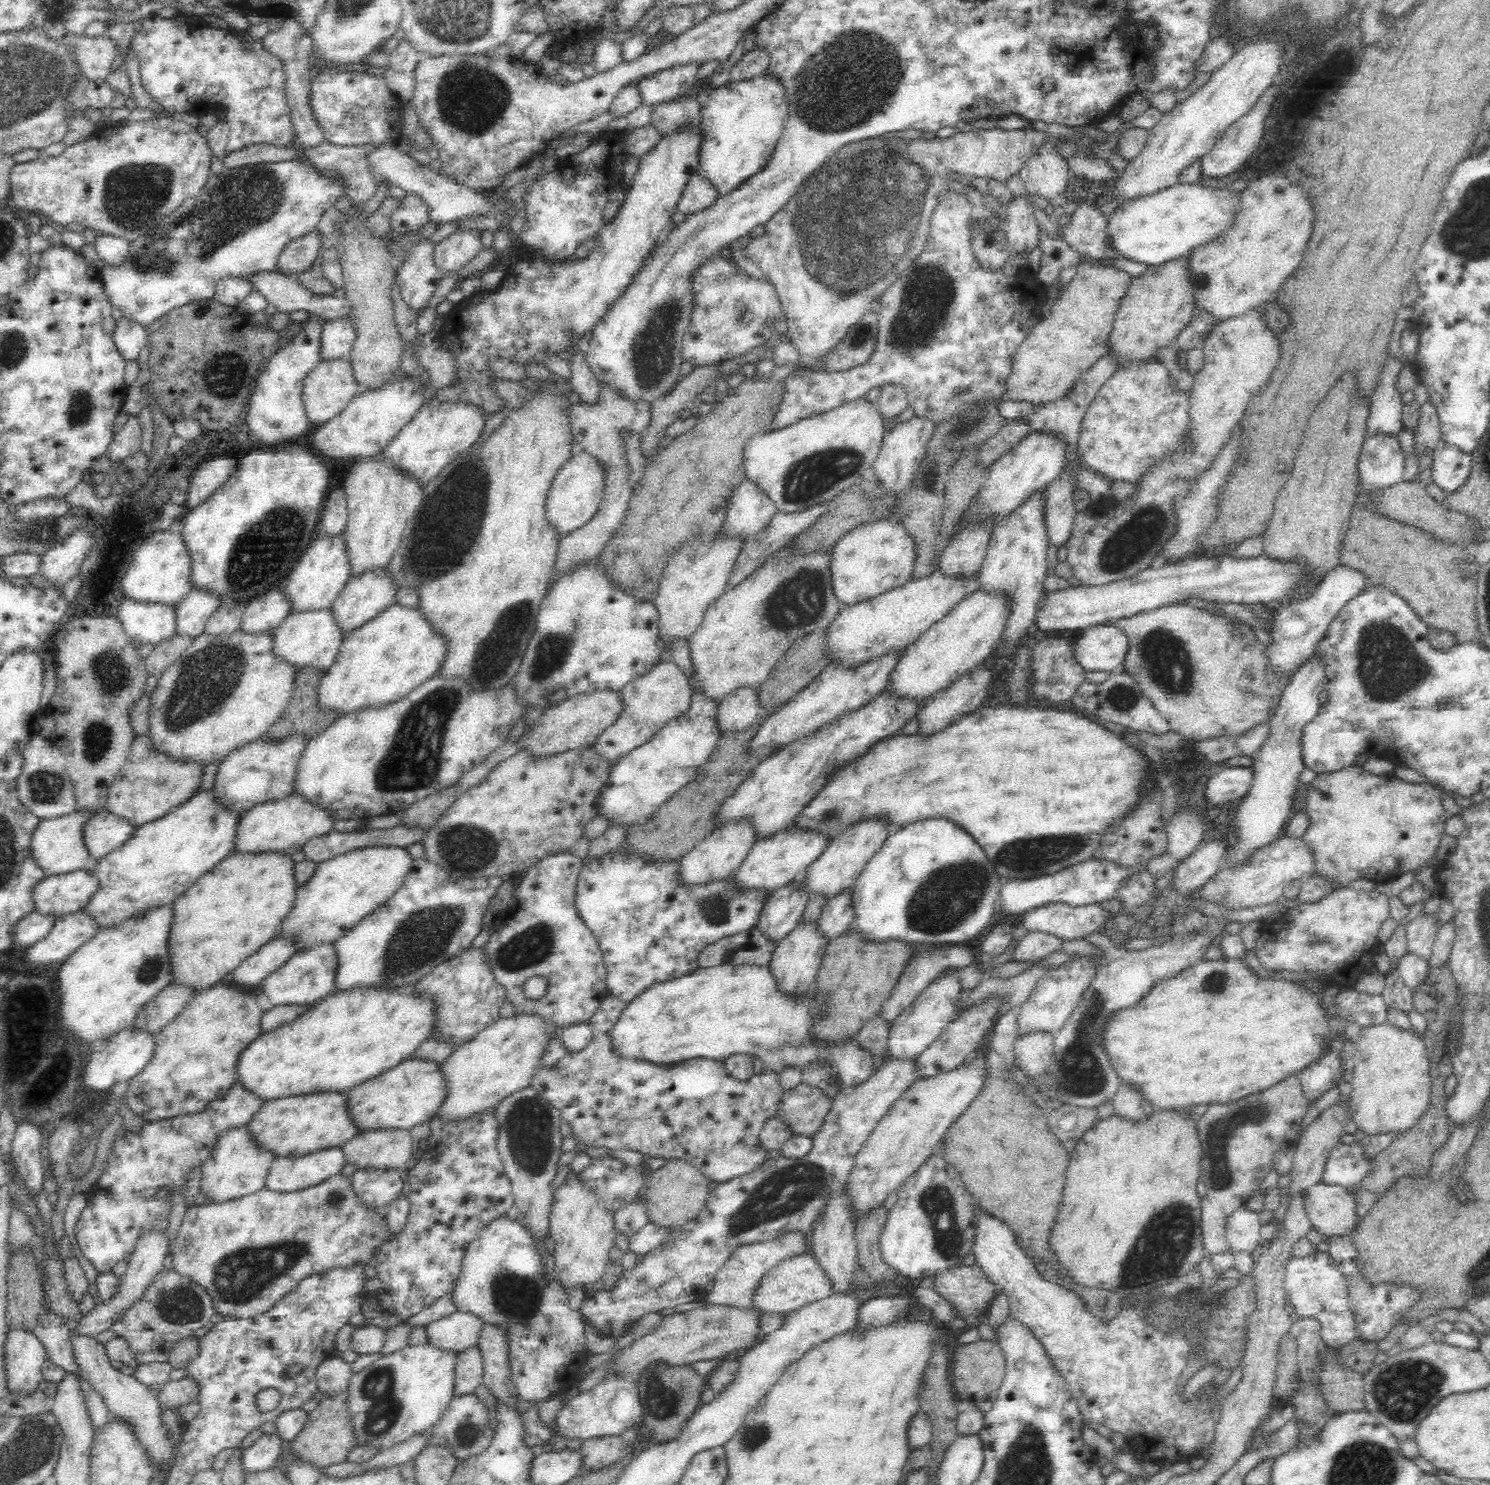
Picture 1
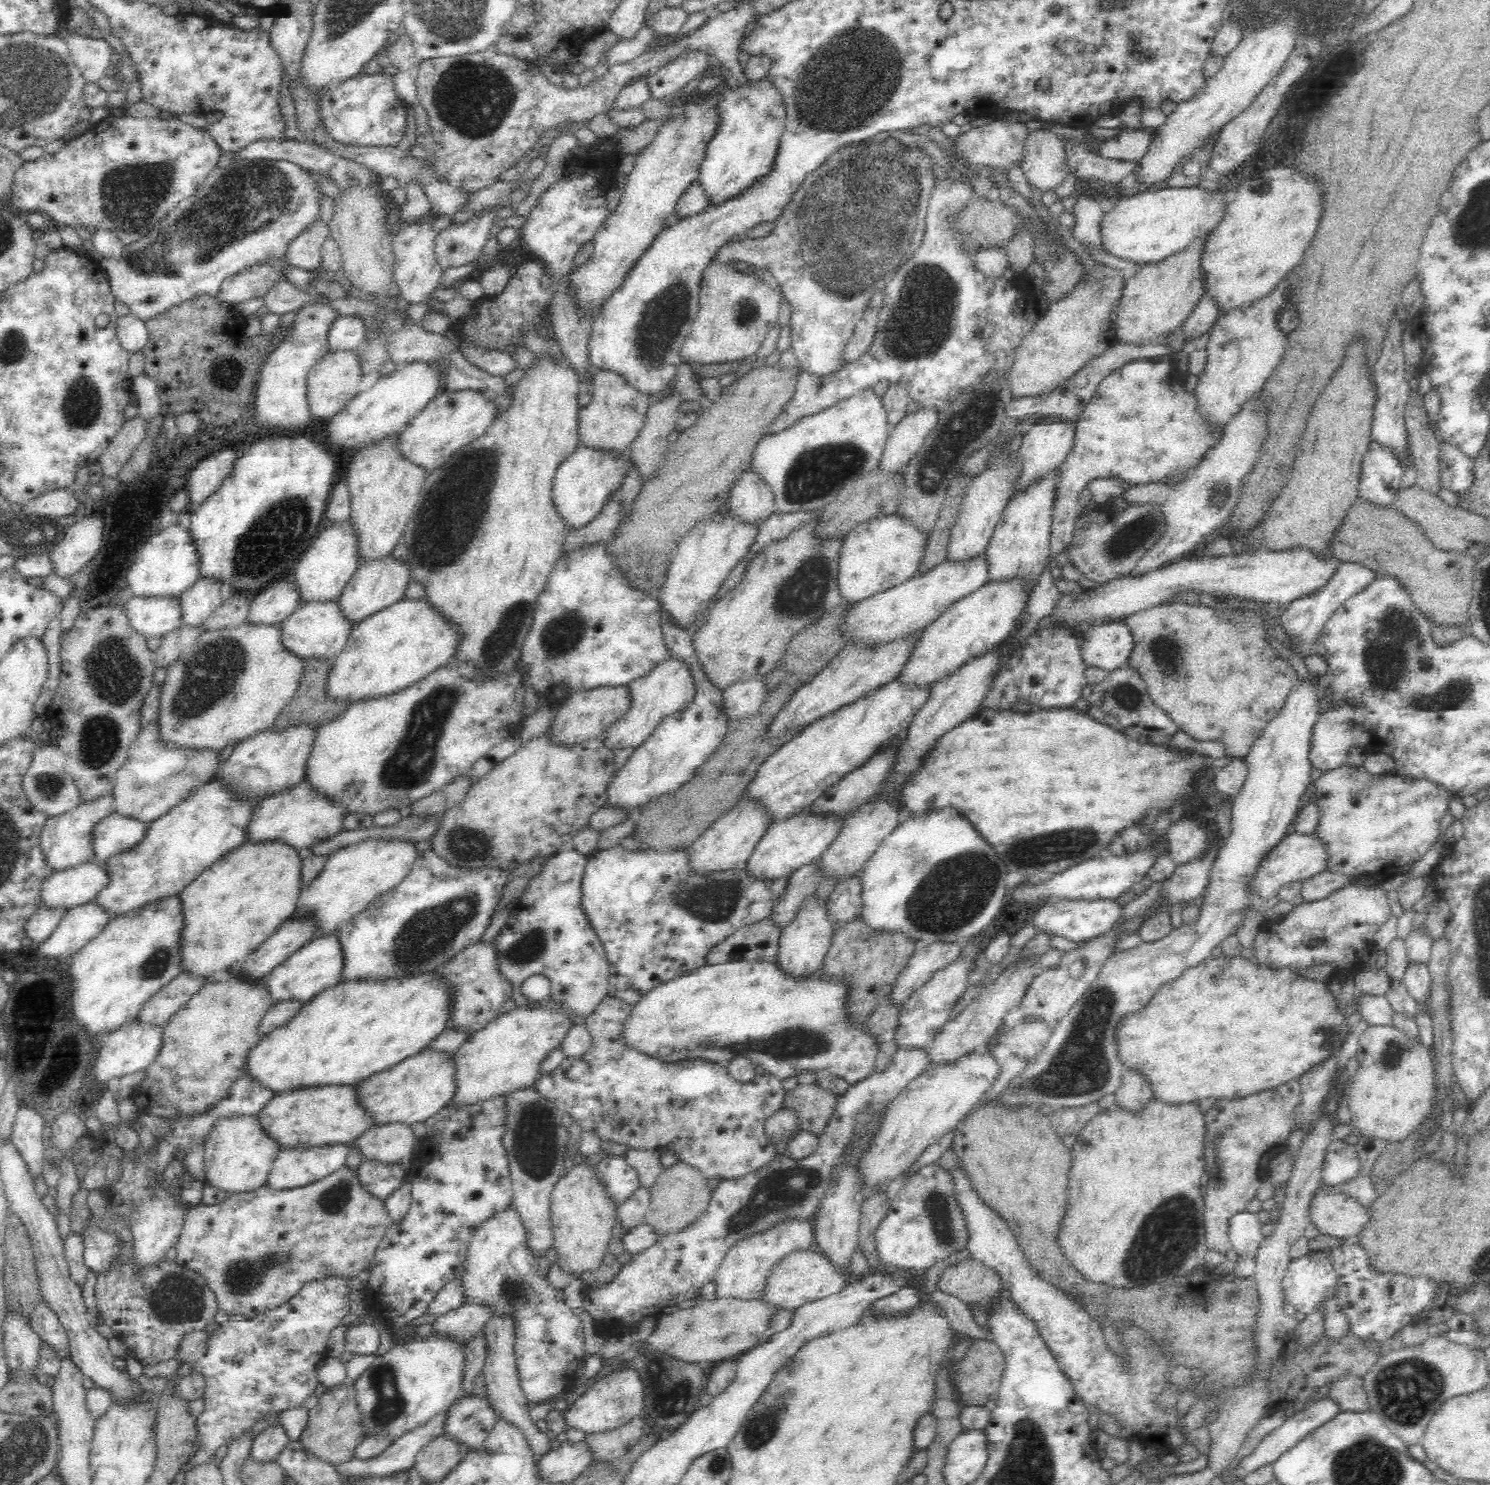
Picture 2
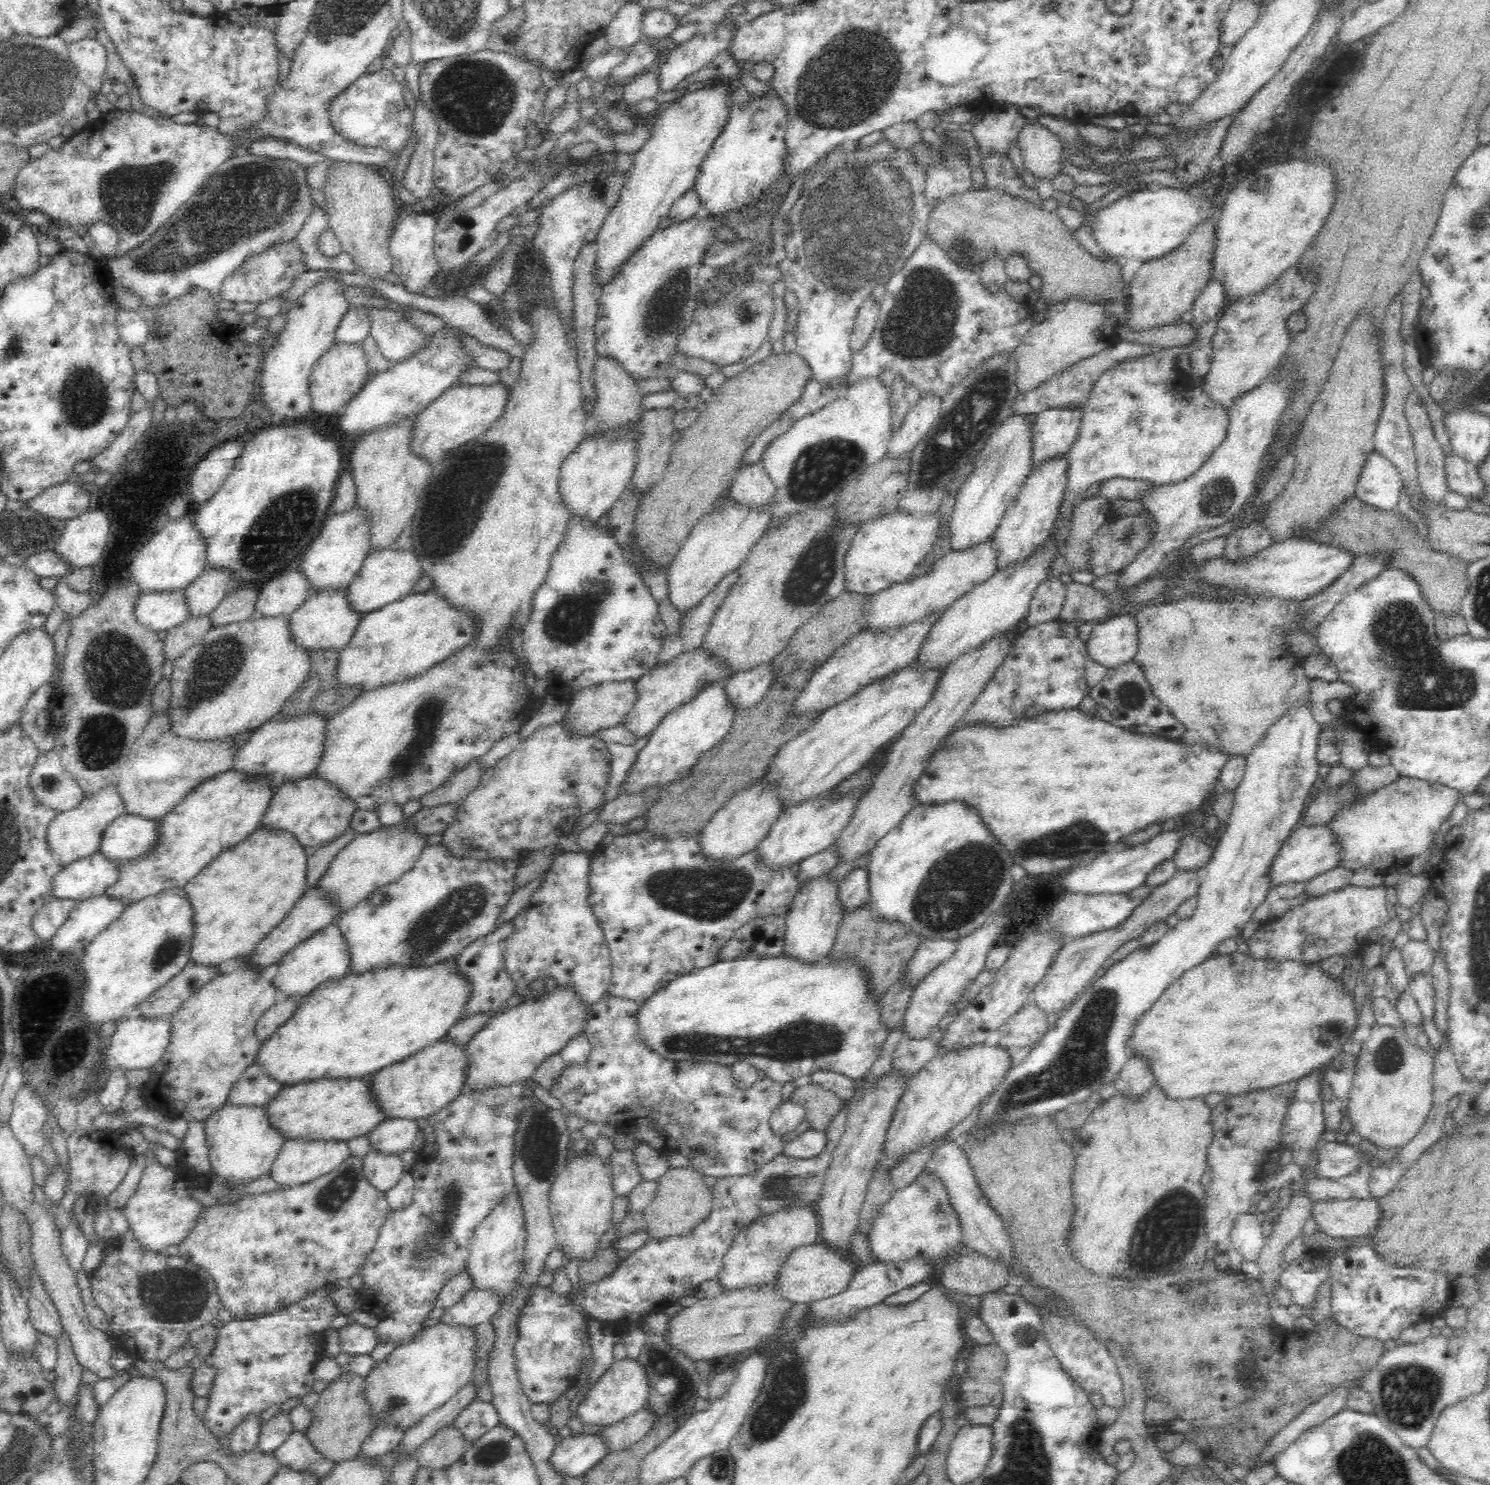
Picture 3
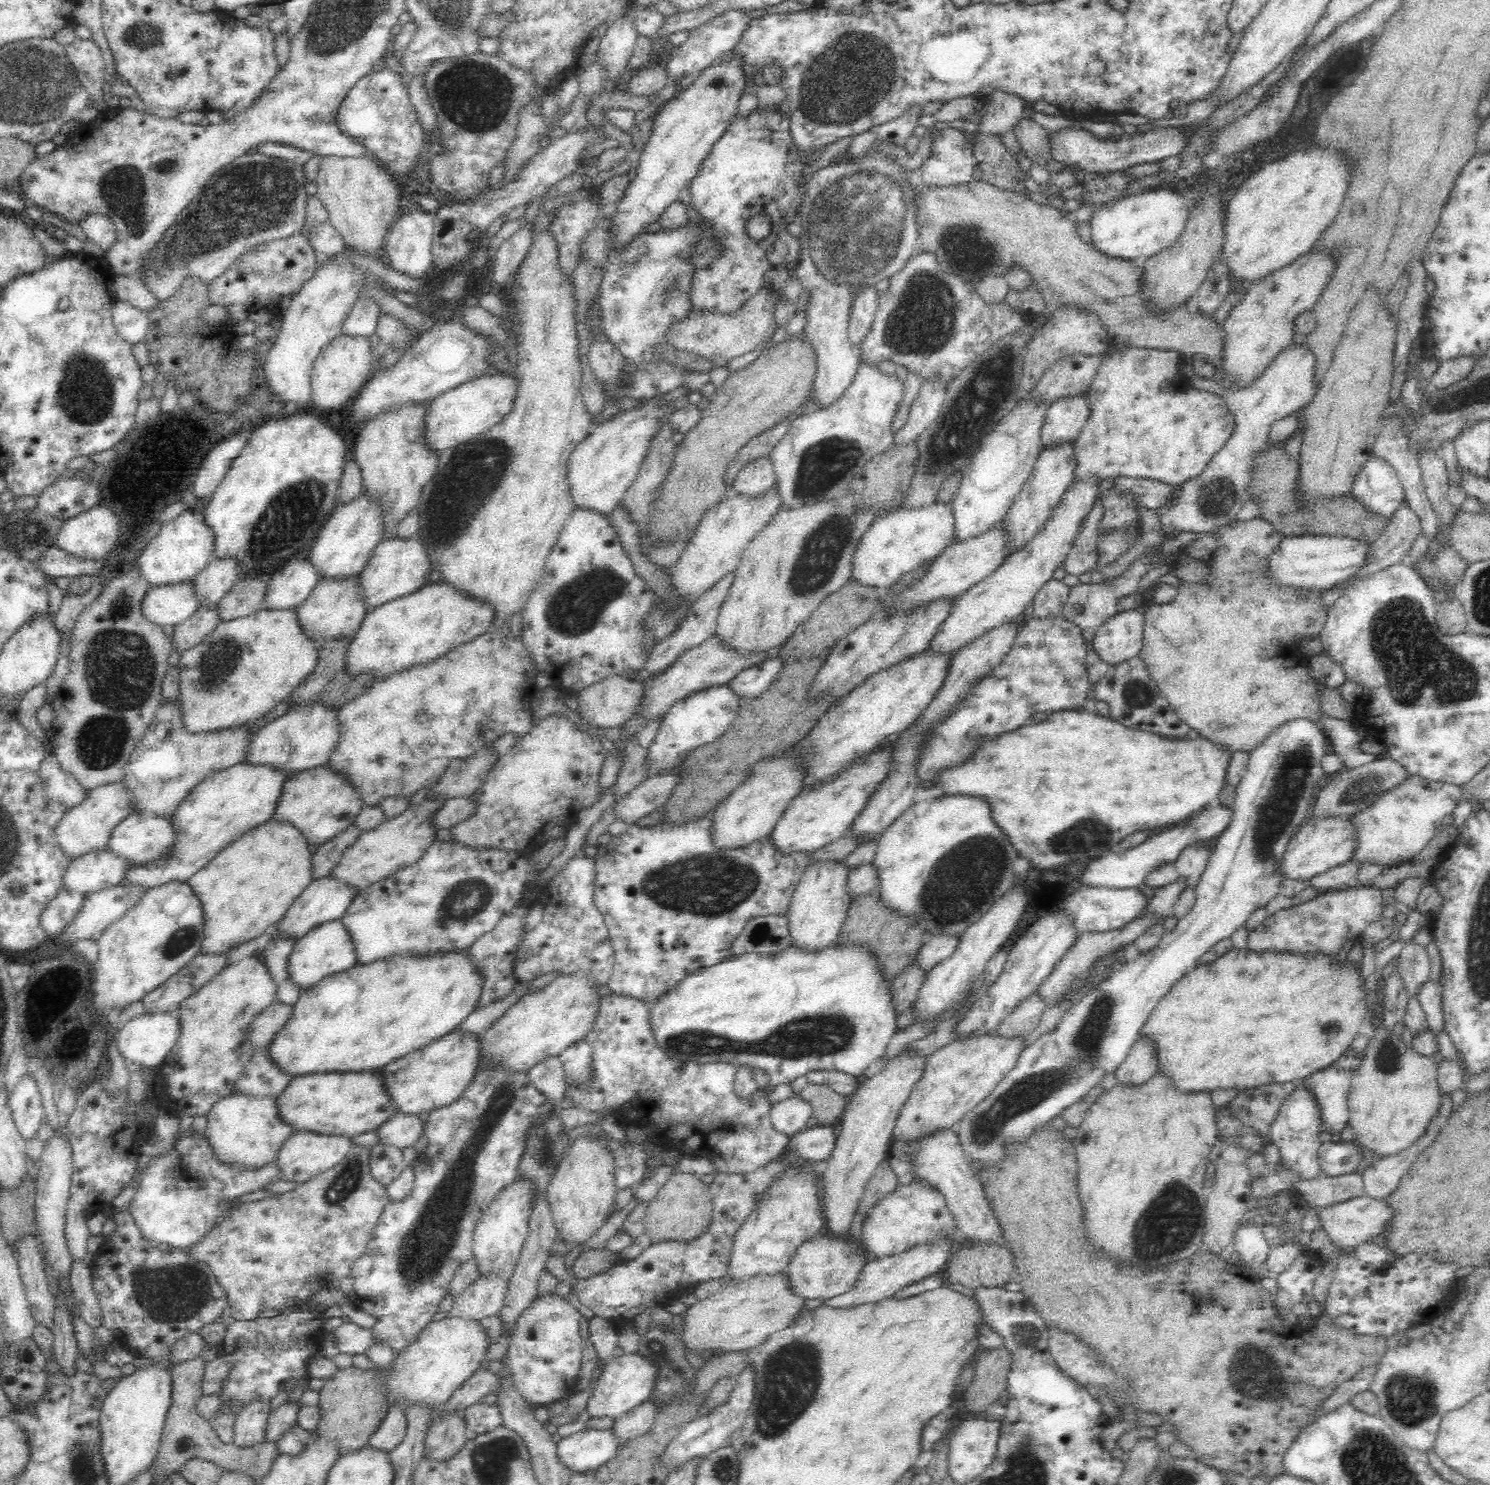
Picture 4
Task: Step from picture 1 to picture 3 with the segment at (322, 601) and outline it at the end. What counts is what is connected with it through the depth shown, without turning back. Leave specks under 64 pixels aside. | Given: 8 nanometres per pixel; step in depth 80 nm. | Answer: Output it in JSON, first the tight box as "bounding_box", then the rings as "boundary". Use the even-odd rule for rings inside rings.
{"bounding_box":[300,505,372,590],"boundary":[[[361,505],[340,512],[330,512],[322,523],[316,538],[303,556],[300,567],[312,581],[313,590],[326,587],[348,587],[352,579],[360,572],[364,560],[370,554],[370,528],[372,515]]]}

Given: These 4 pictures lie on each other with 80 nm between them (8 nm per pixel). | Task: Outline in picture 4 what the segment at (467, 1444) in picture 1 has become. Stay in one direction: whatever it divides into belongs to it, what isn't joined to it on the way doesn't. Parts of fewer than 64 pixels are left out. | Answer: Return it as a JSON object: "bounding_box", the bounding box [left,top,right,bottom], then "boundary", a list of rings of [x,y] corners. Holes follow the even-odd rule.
{"bounding_box":[464,1402,504,1439],"boundary":[[[476,1402],[465,1408],[464,1417],[467,1421],[467,1439],[486,1432],[493,1432],[504,1425],[498,1405]]]}

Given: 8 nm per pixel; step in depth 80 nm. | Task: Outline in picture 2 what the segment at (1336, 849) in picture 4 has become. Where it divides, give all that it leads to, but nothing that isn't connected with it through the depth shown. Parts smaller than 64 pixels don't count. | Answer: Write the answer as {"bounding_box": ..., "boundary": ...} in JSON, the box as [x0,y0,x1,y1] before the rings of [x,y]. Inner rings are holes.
{"bounding_box":[1253,832,1330,900],"boundary":[[[1289,832],[1289,834],[1274,848],[1270,855],[1262,860],[1261,870],[1253,881],[1253,889],[1258,893],[1259,900],[1269,900],[1278,894],[1284,886],[1300,885],[1302,882],[1327,871],[1330,862],[1330,848],[1325,840],[1317,834]]]}

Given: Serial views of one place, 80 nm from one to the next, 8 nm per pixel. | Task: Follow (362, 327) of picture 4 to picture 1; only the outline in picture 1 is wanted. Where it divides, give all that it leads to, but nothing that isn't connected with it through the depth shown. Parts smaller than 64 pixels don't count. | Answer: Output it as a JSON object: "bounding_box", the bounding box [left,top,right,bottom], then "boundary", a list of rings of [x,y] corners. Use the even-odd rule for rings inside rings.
{"bounding_box":[322,317,358,359],"boundary":[[[352,317],[326,321],[322,332],[322,359],[349,358],[358,339],[358,328]]]}

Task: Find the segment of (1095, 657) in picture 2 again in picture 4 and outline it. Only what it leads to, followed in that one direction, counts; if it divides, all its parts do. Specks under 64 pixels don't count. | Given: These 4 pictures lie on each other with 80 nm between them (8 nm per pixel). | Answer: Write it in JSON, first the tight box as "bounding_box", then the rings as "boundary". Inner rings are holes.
{"bounding_box":[1093,600,1146,665],"boundary":[[[1146,600],[1128,611],[1117,612],[1095,630],[1093,648],[1113,665],[1138,656],[1144,640]]]}

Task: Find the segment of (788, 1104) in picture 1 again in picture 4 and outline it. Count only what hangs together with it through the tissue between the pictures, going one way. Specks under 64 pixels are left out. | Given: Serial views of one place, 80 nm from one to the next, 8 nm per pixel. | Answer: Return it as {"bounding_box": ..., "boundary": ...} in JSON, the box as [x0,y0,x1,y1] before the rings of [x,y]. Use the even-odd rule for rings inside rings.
{"bounding_box":[798,1084,848,1125],"boundary":[[[808,1084],[798,1093],[802,1099],[812,1103],[814,1109],[812,1116],[818,1118],[818,1125],[833,1124],[840,1119],[847,1107],[848,1098],[828,1086]]]}

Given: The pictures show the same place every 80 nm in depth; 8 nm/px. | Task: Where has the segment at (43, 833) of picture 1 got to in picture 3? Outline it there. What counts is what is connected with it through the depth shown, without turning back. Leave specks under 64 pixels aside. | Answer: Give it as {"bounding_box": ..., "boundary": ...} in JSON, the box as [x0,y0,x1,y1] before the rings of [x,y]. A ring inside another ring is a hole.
{"bounding_box":[48,785,126,866],"boundary":[[[116,785],[99,788],[90,796],[85,796],[76,808],[62,811],[50,824],[48,830],[50,847],[65,866],[73,860],[99,852],[106,828],[110,827],[114,820],[126,814],[124,797]]]}

